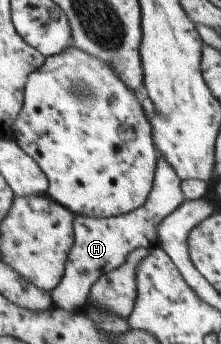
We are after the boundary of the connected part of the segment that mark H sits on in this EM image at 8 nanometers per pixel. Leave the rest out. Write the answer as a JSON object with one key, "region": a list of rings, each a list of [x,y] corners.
{"region":[[[159,158],[157,175],[152,193],[146,204],[133,212],[116,217],[88,217],[78,215],[74,220],[74,248],[66,262],[65,278],[51,296],[55,305],[68,312],[80,311],[87,307],[90,292],[94,284],[112,270],[122,267],[134,250],[152,249],[159,246],[158,228],[187,201],[183,190],[183,181],[166,158]]]}

